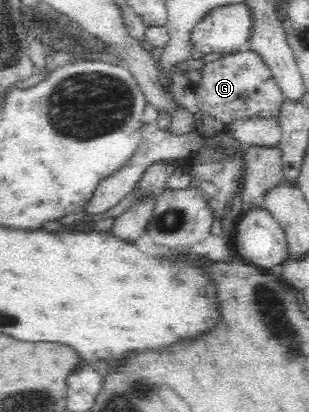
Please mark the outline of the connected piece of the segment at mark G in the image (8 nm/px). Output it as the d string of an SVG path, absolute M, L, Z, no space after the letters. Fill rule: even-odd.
M245 47L228 53L220 59L208 62L201 71L204 71L204 75L196 86L198 108L216 116L223 123L245 116L276 116L275 112L285 100L258 50Z

